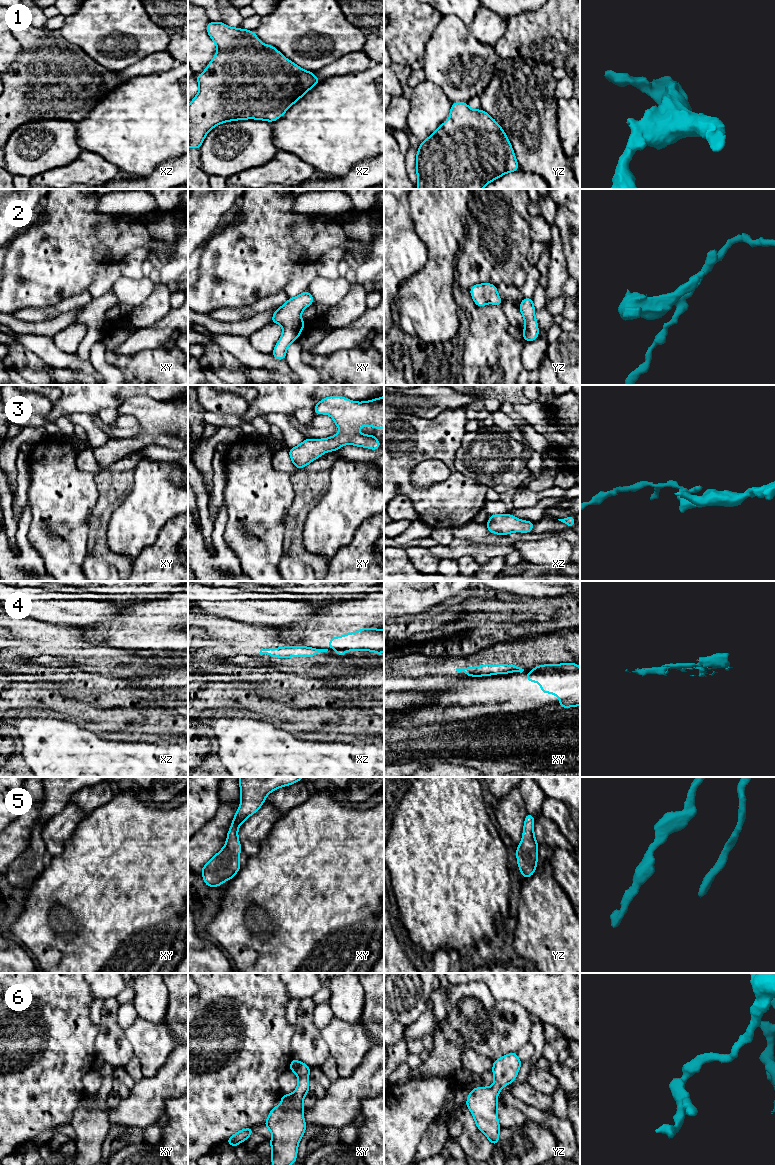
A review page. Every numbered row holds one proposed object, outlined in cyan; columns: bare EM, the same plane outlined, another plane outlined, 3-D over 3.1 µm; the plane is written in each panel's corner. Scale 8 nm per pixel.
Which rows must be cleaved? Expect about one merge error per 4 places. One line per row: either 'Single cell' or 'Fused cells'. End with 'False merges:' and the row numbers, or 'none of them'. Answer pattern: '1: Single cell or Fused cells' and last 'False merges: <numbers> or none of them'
1: Single cell
2: Single cell
3: Single cell
4: Fused cells
5: Single cell
6: Single cell
False merges: 4

